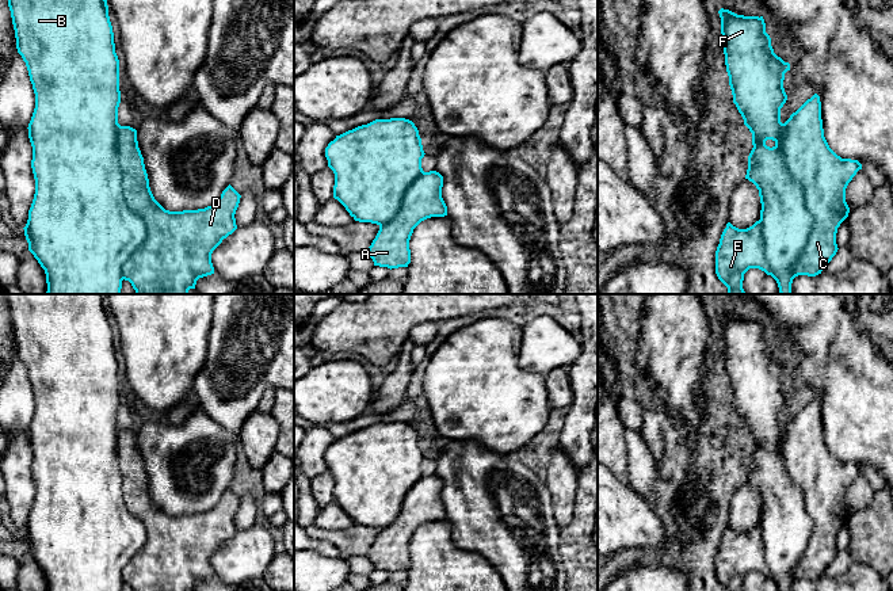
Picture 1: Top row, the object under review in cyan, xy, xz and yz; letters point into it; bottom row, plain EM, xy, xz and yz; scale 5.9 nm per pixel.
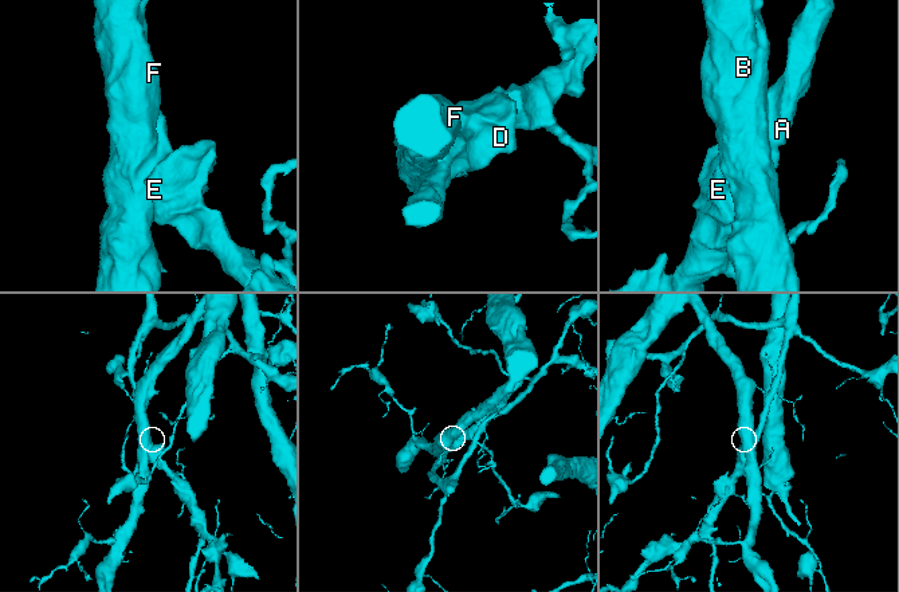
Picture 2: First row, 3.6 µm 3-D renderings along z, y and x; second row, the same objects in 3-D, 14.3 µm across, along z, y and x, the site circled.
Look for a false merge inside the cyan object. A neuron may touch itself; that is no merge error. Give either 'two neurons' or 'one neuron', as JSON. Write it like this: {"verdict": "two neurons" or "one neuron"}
{"verdict": "two neurons"}

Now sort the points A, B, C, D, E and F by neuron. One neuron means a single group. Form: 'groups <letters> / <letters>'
groups A C D E / B F

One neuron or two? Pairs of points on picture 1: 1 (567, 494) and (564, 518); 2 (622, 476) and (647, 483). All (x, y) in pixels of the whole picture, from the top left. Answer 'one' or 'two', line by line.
1: one
2: two

